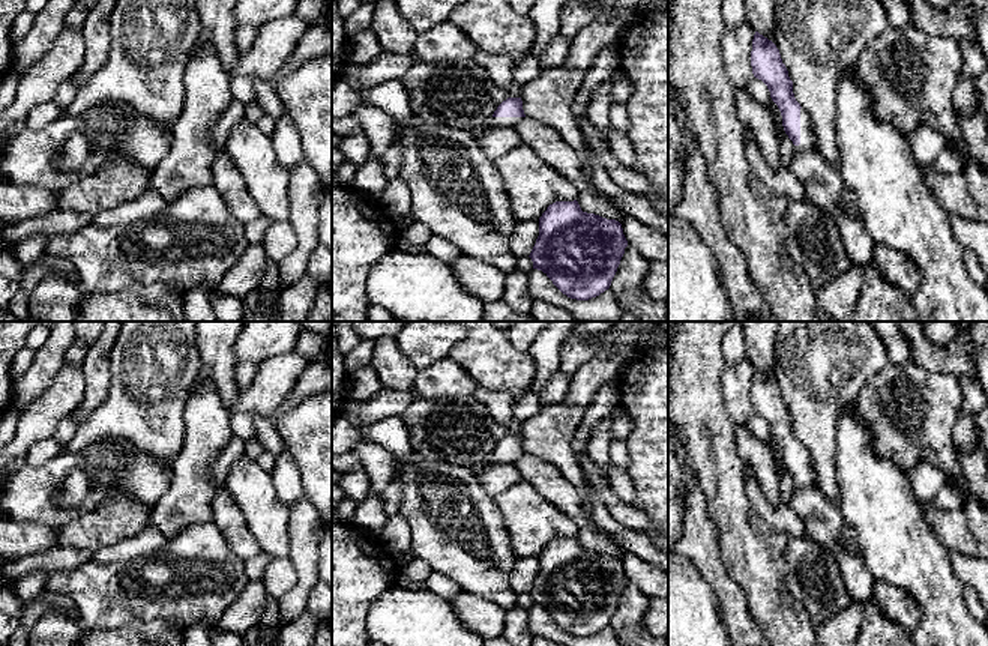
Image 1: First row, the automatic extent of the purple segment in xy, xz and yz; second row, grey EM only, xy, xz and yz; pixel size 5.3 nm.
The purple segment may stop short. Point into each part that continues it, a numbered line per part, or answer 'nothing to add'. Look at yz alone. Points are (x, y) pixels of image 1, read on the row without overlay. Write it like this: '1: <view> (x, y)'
1: yz (808, 476)

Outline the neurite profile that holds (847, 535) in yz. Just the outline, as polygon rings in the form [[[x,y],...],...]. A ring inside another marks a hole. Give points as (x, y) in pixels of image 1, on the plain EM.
[[[845,523],[842,526],[839,538],[851,553],[859,554],[862,557],[862,548],[860,548],[857,535],[850,524]]]

